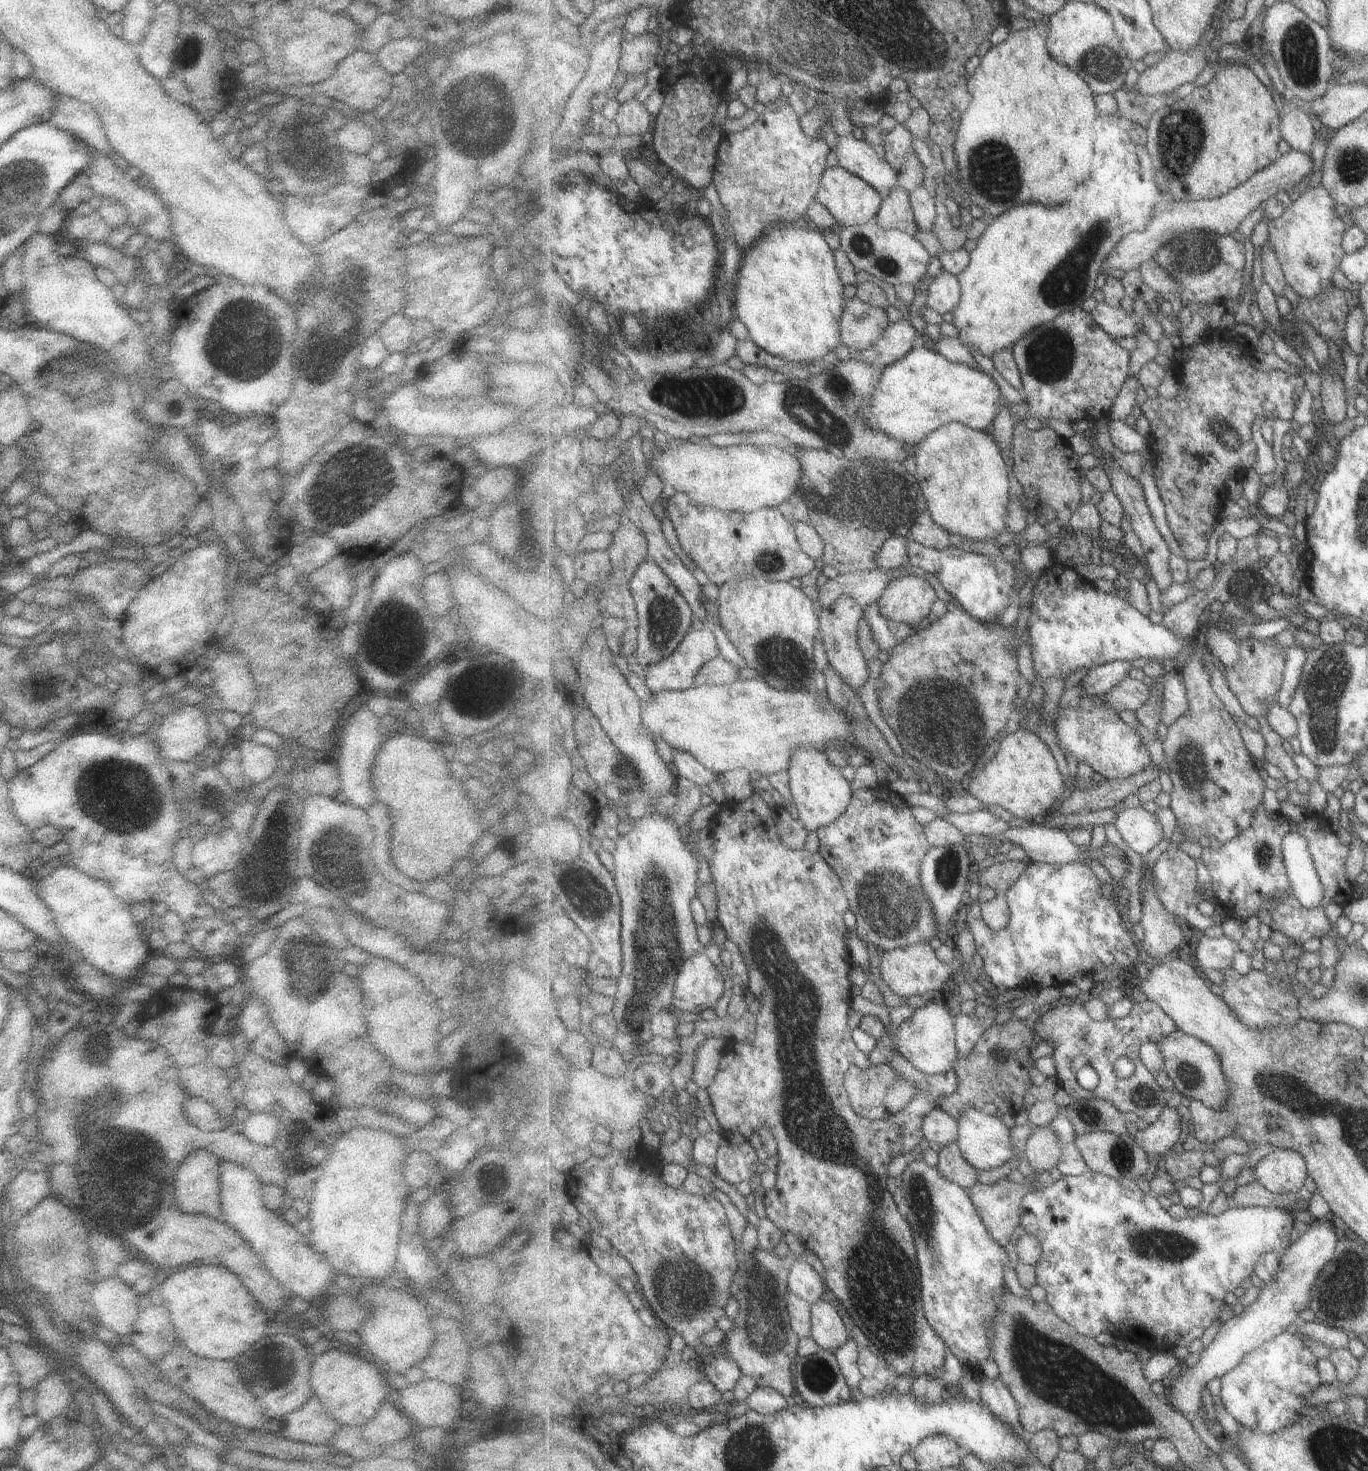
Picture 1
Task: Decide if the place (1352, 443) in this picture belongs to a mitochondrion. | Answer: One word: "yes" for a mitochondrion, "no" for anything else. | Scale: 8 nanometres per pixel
no

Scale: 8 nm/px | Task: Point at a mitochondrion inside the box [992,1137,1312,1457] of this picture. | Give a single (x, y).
(1050, 1369)

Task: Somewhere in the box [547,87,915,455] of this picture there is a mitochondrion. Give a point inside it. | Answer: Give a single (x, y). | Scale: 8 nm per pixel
(705, 395)

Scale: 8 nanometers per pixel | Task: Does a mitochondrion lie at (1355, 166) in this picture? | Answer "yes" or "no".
yes

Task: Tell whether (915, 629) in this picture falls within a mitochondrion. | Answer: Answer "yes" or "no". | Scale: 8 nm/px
no

